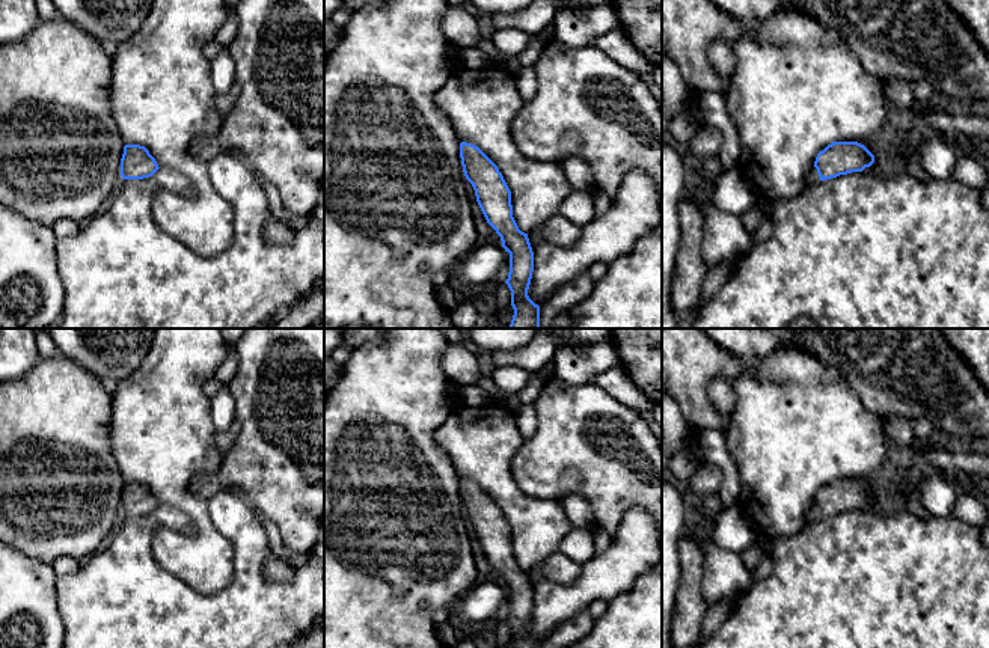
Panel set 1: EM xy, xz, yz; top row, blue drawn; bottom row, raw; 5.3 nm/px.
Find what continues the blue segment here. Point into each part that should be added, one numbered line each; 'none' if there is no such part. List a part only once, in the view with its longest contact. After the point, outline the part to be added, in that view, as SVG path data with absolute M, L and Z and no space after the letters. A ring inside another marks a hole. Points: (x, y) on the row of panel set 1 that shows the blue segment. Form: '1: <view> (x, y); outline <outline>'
1: yz (813, 178); outline M813 167L807 176L807 187L816 185L820 181L817 169Z

